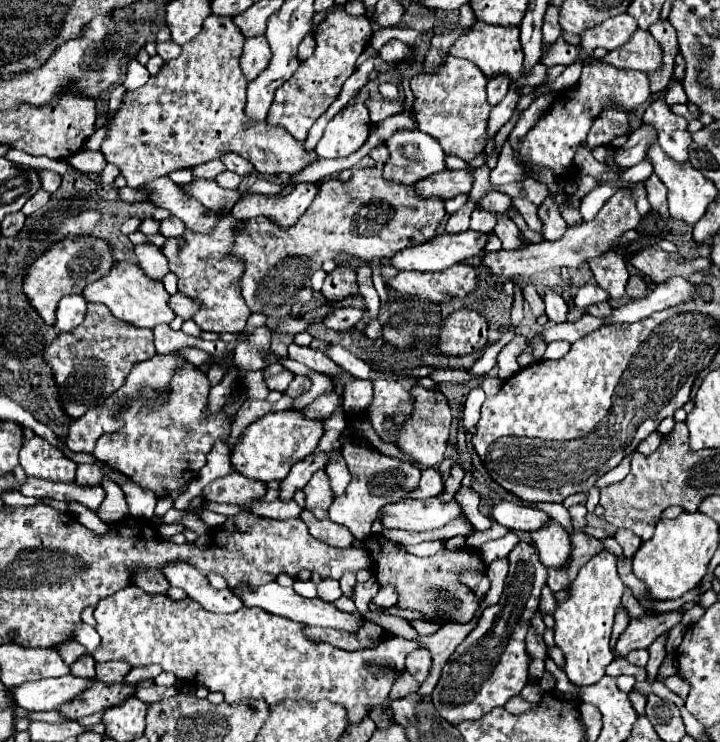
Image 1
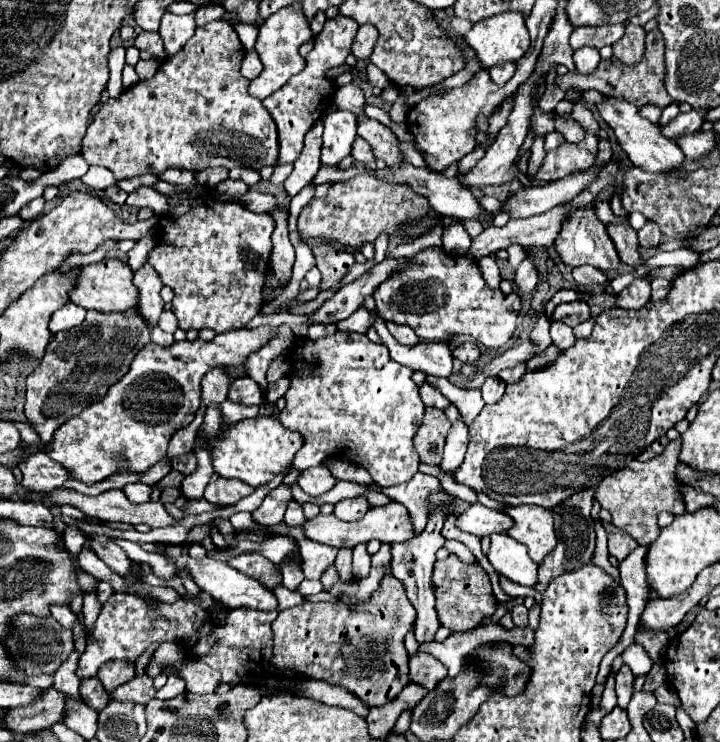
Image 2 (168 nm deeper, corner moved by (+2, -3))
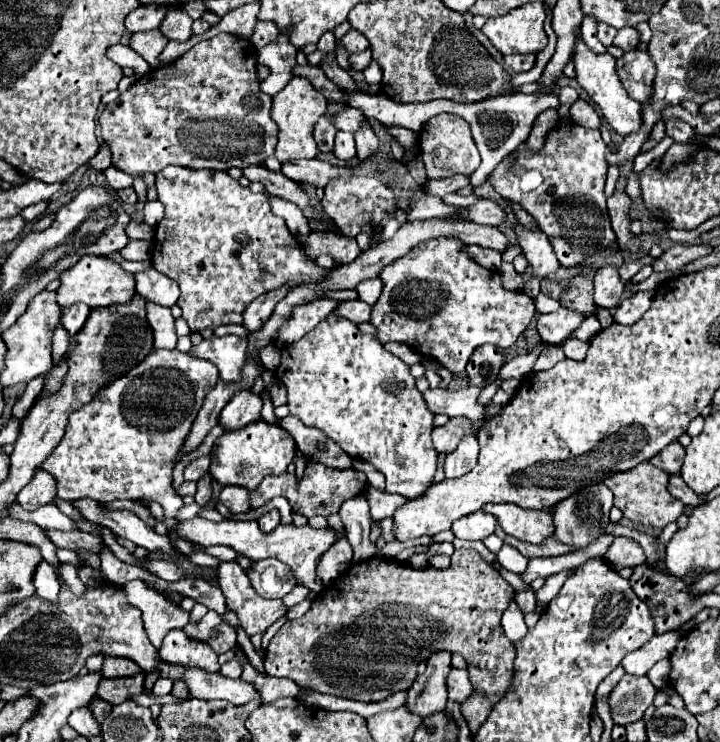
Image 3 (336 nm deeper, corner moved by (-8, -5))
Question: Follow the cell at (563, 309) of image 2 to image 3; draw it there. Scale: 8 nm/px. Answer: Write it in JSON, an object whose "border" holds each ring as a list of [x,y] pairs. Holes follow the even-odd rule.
{"border":[[[560,308],[552,314],[542,314],[536,322],[536,332],[542,342],[560,344],[570,336],[572,330],[576,330],[582,324],[582,320],[584,320],[582,314],[568,308]]]}

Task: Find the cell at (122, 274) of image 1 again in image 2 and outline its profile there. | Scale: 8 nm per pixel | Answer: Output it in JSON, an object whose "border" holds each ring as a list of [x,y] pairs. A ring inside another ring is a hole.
{"border":[[[102,260],[98,264],[88,264],[80,272],[78,286],[70,292],[70,300],[74,304],[80,304],[86,310],[98,310],[98,312],[128,312],[134,310],[140,314],[136,308],[136,298],[138,298],[138,288],[132,284],[132,268],[126,262],[120,260]]]}

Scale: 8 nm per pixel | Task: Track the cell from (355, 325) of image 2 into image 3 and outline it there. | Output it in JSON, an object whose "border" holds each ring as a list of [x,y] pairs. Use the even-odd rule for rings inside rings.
{"border":[[[434,238],[420,242],[408,254],[384,266],[380,278],[384,282],[384,290],[372,306],[370,320],[378,328],[378,340],[386,344],[392,334],[394,342],[408,342],[408,346],[416,348],[422,356],[440,362],[452,374],[464,372],[472,352],[486,342],[500,348],[510,348],[536,314],[534,300],[528,294],[506,290],[498,272],[476,264],[458,238]]]}

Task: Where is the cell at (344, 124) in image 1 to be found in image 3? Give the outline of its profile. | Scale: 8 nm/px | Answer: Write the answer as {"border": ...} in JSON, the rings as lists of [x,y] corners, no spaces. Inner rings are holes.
{"border":[[[338,132],[336,134],[336,144],[334,144],[334,154],[340,160],[352,160],[356,156],[356,146],[354,146],[354,134],[352,132]]]}

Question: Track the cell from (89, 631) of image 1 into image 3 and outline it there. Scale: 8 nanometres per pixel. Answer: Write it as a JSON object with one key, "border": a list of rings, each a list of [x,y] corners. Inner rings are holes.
{"border":[[[42,560],[38,564],[38,570],[34,570],[34,588],[36,588],[36,594],[46,598],[46,600],[56,600],[58,598],[60,582],[58,582],[58,576],[56,576],[54,568],[46,560]]]}

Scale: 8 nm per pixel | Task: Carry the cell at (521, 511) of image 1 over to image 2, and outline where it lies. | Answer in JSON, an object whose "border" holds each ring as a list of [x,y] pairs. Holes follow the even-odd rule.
{"border":[[[476,502],[458,516],[458,528],[482,538],[492,532],[508,532],[508,528],[512,528],[512,518],[506,512],[490,510]]]}

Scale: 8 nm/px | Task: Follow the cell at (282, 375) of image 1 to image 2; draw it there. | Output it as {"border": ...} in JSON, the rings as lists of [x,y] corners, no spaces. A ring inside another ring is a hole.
{"border":[[[246,376],[246,378],[236,378],[236,380],[230,384],[228,398],[232,398],[234,402],[242,402],[242,404],[256,404],[256,406],[258,406],[258,404],[262,404],[264,394],[262,394],[260,384]]]}

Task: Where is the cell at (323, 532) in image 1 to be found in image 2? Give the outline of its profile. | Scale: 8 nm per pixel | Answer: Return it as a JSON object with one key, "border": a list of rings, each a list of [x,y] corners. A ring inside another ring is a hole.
{"border":[[[290,502],[288,504],[288,510],[286,510],[286,518],[284,518],[284,522],[286,524],[296,524],[296,526],[302,526],[304,522],[306,522],[306,516],[304,516],[304,512],[302,512],[302,508],[300,508],[300,504],[298,502]]]}

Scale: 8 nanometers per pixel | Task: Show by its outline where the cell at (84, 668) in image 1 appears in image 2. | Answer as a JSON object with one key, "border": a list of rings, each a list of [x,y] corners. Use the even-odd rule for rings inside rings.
{"border":[[[96,676],[80,682],[80,694],[82,694],[82,700],[94,710],[102,710],[110,702],[110,694],[104,692],[104,686]]]}

